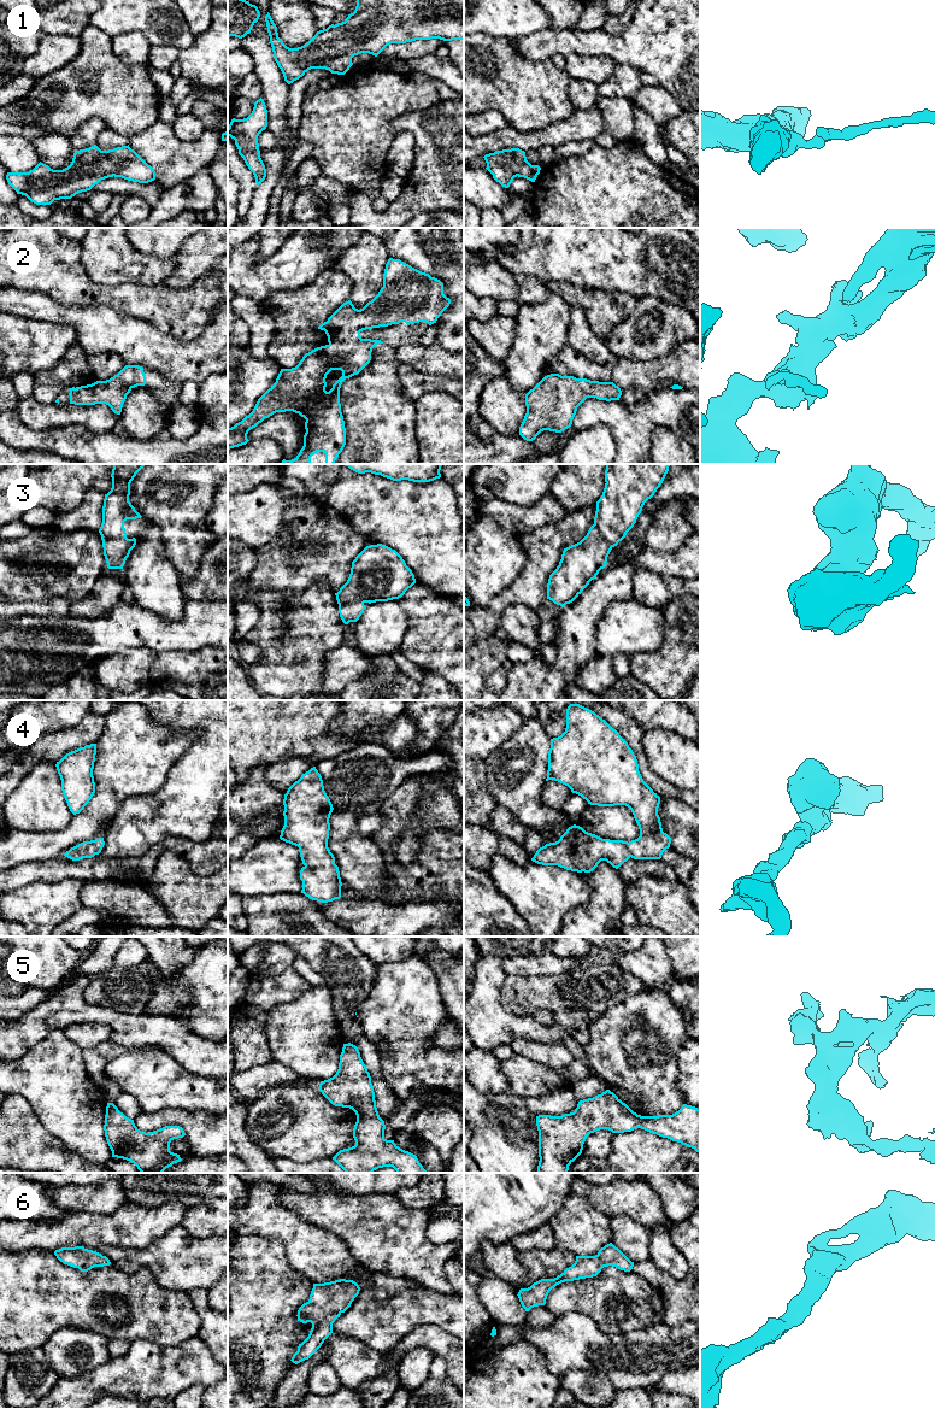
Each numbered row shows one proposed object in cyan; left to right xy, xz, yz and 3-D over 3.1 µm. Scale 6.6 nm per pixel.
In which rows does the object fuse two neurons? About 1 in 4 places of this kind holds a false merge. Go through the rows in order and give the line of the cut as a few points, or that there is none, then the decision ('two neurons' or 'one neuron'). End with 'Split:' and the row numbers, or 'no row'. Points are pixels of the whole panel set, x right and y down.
1: no cut; one neuron
2: no cut; one neuron
3: no cut; one neuron
4: no cut; one neuron
5: no cut; one neuron
6: no cut; one neuron
Split: no row

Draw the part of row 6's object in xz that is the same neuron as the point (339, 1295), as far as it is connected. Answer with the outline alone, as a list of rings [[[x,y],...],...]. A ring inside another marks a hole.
[[[340,1279],[313,1284],[310,1299],[298,1310],[298,1321],[311,1322],[308,1337],[298,1346],[292,1362],[298,1364],[308,1360],[333,1333],[333,1323],[345,1313],[359,1294],[360,1287],[353,1280]]]

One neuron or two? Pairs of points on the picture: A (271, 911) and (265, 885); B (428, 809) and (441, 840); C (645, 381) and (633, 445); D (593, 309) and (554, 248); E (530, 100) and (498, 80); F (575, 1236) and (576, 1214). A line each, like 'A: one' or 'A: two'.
A: two
B: two
C: two
D: two
E: one
F: one

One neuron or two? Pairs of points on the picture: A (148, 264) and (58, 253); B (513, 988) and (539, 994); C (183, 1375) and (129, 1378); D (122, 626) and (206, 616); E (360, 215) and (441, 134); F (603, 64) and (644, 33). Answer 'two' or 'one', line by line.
A: two
B: one
C: one
D: one
E: one
F: two

